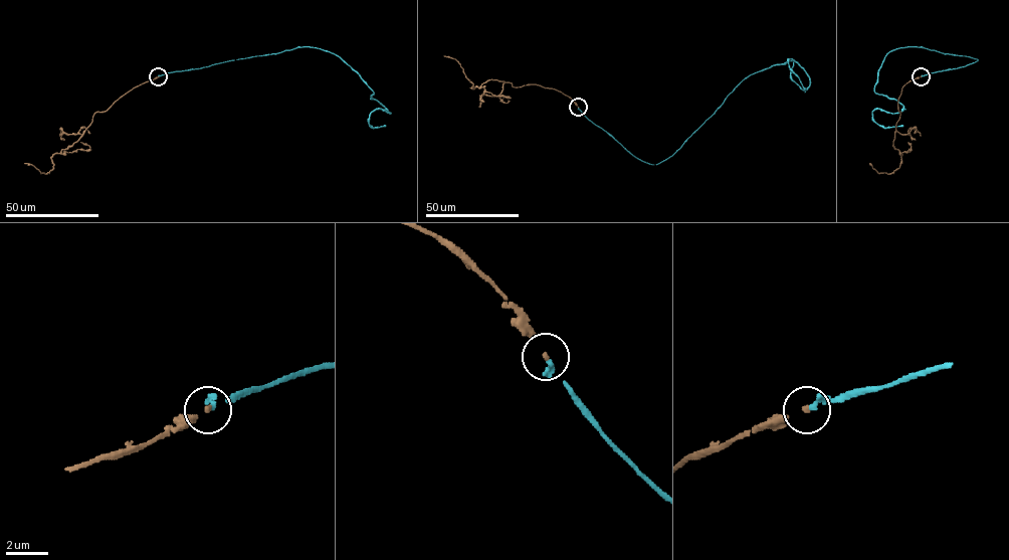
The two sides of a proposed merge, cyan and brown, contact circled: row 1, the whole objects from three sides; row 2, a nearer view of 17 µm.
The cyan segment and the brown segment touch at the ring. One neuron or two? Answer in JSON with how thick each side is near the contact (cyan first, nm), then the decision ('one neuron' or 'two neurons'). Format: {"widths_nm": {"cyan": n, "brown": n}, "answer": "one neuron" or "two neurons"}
{"widths_nm": {"cyan": 240, "brown": 160}, "answer": "one neuron"}

